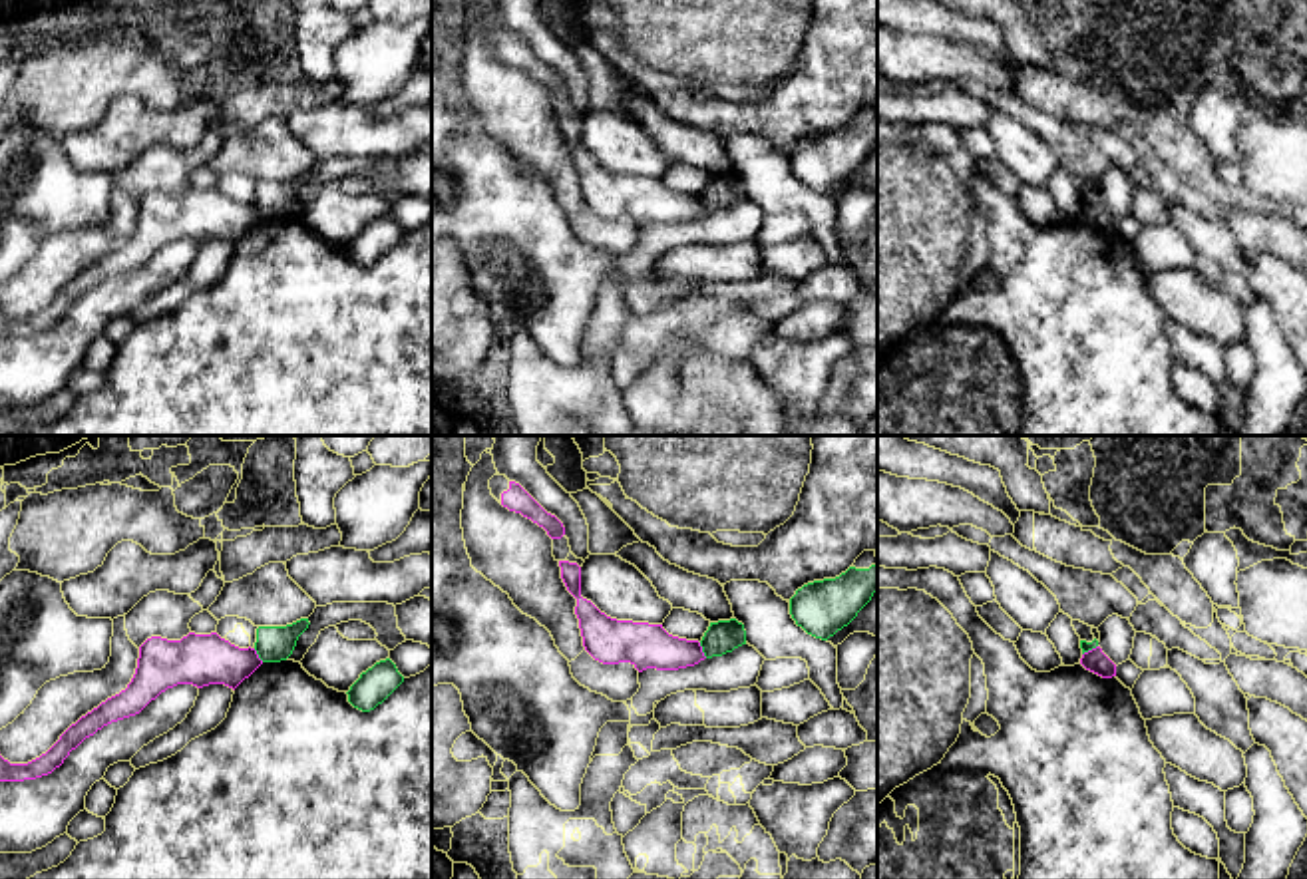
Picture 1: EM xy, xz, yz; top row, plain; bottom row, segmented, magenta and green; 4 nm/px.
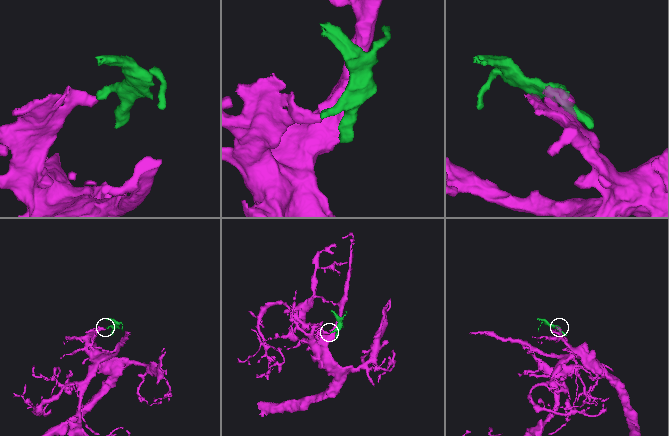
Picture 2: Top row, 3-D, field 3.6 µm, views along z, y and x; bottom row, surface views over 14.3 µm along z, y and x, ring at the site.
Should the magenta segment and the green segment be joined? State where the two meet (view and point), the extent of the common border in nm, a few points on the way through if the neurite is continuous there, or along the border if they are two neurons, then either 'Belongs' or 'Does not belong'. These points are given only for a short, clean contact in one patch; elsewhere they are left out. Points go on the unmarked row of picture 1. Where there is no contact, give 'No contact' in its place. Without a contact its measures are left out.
Touches magenta at xz (701, 205). Shared border 70 nm. Boundary: xz (699, 197), (707, 211). Does not belong

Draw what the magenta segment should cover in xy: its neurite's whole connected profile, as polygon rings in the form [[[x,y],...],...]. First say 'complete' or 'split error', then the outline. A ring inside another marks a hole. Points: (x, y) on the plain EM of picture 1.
complete; [[[189,187],[181,195],[151,191],[139,201],[137,223],[125,245],[82,270],[40,312],[10,318],[0,310],[0,336],[24,336],[52,328],[86,292],[111,276],[139,268],[167,243],[225,239],[235,245],[261,219],[255,203],[239,203],[217,187]]]

